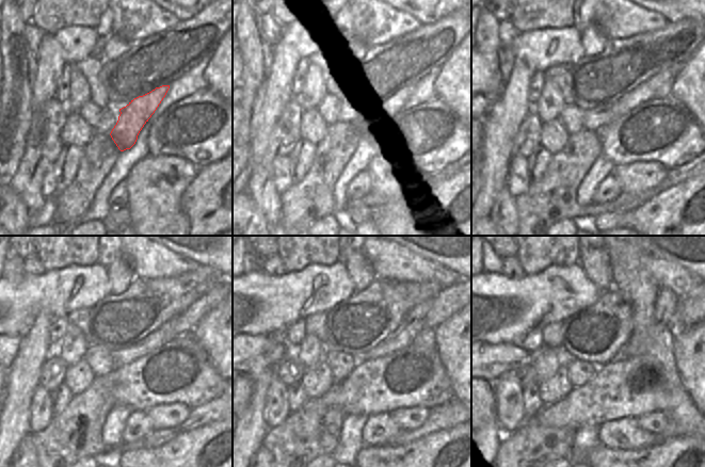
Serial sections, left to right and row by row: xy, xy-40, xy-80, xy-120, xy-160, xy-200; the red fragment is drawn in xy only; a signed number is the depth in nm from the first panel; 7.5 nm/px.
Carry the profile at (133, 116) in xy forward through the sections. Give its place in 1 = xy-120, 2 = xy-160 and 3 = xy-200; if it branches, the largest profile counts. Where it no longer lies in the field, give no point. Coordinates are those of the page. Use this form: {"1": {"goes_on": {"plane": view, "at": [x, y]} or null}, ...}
{"1": {"goes_on": {"plane": "xy-120", "at": [185, 322]}}, "2": {"goes_on": {"plane": "xy-160", "at": [449, 301]}}, "3": {"goes_on": {"plane": "xy-200", "at": [688, 312]}}}

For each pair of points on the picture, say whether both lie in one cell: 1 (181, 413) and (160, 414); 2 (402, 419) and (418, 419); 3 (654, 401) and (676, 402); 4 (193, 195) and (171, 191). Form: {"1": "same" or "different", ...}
{"1": "same", "2": "same", "3": "different", "4": "different"}

